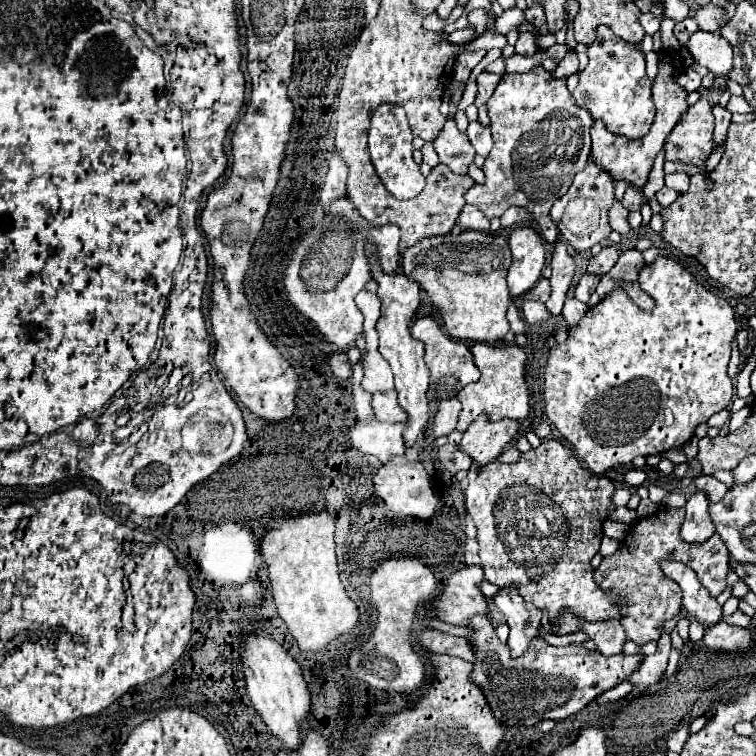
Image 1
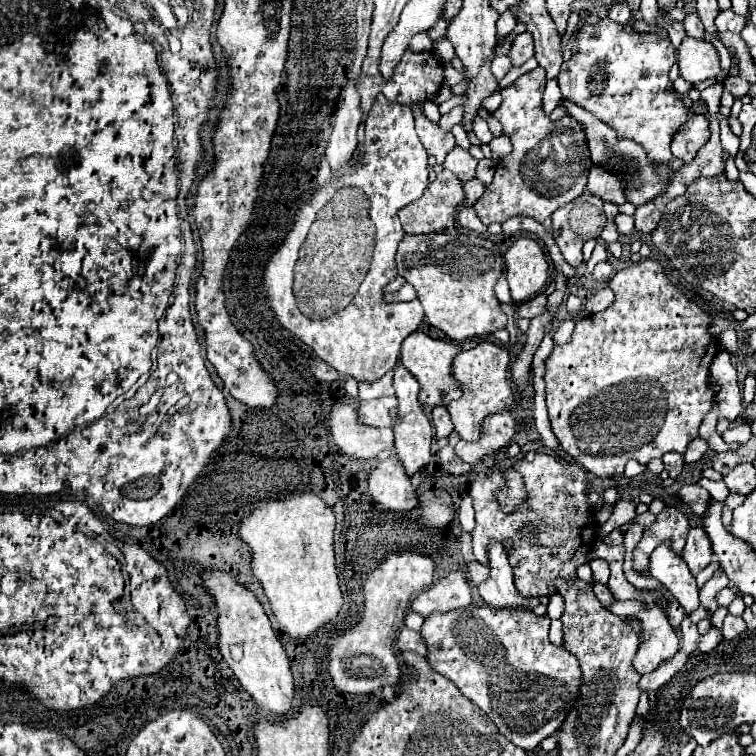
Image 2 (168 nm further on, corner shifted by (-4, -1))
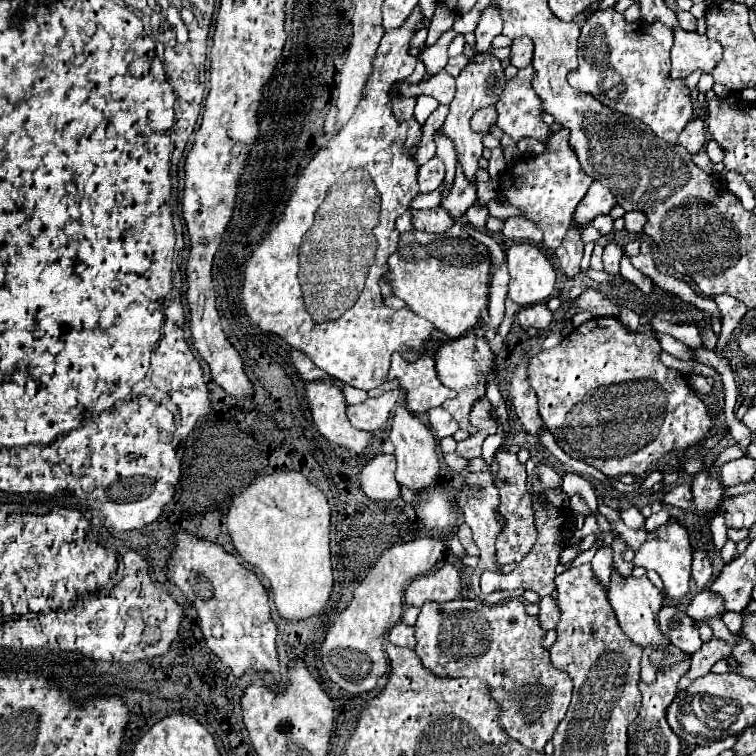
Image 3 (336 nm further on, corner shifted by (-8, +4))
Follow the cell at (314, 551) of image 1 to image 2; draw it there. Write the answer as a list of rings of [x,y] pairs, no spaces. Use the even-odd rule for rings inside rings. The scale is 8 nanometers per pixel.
[[[289,494],[281,500],[271,500],[265,506],[255,508],[239,524],[239,538],[249,548],[251,570],[261,582],[265,596],[269,598],[273,616],[277,618],[283,632],[291,638],[303,638],[313,634],[319,626],[333,620],[343,604],[339,590],[339,578],[335,572],[335,552],[333,552],[333,530],[335,514],[317,494]]]

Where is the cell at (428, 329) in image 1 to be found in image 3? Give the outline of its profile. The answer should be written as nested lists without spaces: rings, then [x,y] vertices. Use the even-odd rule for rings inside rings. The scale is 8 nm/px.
[[[421,351],[417,361],[405,361],[401,353],[393,353],[389,379],[397,377],[401,387],[407,391],[407,409],[411,413],[425,413],[433,407],[443,405],[445,399],[457,397],[447,389],[435,371],[435,357],[427,351]]]

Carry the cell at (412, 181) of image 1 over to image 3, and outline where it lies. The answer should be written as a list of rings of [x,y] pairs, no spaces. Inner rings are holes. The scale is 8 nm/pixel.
[[[417,5],[401,27],[389,29],[383,35],[373,63],[373,75],[365,87],[365,101],[361,101],[347,125],[323,149],[319,149],[311,163],[301,171],[281,221],[269,231],[247,263],[241,293],[247,315],[263,331],[281,335],[289,345],[307,353],[317,367],[327,371],[327,375],[365,391],[385,383],[393,351],[415,361],[425,339],[433,331],[433,325],[415,315],[409,307],[399,311],[387,307],[377,285],[383,273],[387,273],[387,259],[395,253],[399,243],[395,221],[419,193],[419,165],[415,155],[411,155],[411,149],[419,149],[421,125],[415,117],[399,121],[393,115],[389,97],[391,85],[407,79],[415,71],[417,57],[409,53],[409,39],[419,25],[429,25],[429,19]]]

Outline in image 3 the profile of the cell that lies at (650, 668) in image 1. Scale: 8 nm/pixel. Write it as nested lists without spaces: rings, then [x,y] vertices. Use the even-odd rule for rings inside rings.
[[[613,571],[613,577],[611,577],[611,587],[609,587],[609,601],[613,605],[613,611],[617,615],[617,621],[623,629],[623,633],[635,643],[639,645],[641,649],[647,649],[647,647],[657,647],[657,645],[669,645],[669,637],[665,637],[659,629],[659,611],[663,607],[663,599],[661,599],[661,593],[659,589],[643,575],[641,579],[635,579],[635,577],[619,577],[615,571]]]

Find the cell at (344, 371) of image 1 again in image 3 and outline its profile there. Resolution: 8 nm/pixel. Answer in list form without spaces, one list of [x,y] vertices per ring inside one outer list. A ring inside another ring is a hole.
[[[291,351],[291,359],[295,363],[295,369],[299,371],[301,379],[305,381],[317,381],[317,379],[325,379],[327,373],[323,369],[319,369],[303,351]]]

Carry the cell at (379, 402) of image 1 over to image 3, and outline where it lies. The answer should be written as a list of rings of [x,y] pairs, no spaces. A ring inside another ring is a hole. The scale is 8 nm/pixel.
[[[393,389],[383,393],[381,397],[369,397],[367,401],[359,405],[351,405],[347,409],[351,425],[357,429],[367,429],[367,431],[383,427],[391,415],[391,409],[397,403],[397,397],[399,397],[399,391]]]

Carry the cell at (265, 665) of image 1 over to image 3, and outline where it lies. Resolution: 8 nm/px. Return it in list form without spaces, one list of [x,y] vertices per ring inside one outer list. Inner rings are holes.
[[[179,533],[175,551],[169,561],[169,579],[183,591],[183,595],[197,607],[199,627],[207,647],[231,667],[235,677],[247,671],[265,671],[275,681],[281,679],[277,657],[277,627],[269,615],[267,589],[255,573],[245,569],[223,547],[189,533]]]

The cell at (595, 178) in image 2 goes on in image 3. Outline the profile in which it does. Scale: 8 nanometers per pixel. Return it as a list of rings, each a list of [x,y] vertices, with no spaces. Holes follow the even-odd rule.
[[[593,181],[593,185],[587,191],[587,195],[577,205],[577,213],[573,217],[573,223],[585,227],[599,213],[609,213],[615,205],[617,205],[617,199],[611,195],[611,191],[601,187],[599,181]]]

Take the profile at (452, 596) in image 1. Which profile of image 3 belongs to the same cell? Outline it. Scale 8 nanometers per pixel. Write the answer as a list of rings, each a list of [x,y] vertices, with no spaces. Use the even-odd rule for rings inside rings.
[[[443,565],[439,571],[419,577],[405,589],[405,601],[413,607],[423,607],[427,601],[447,603],[461,593],[461,577],[455,565]]]

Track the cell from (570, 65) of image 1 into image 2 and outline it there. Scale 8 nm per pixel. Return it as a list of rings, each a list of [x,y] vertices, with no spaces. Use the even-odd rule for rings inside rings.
[[[549,80],[547,88],[545,88],[545,94],[543,94],[543,110],[547,114],[551,114],[557,106],[559,98],[561,98],[561,92],[559,92],[559,86],[557,86],[557,80]]]

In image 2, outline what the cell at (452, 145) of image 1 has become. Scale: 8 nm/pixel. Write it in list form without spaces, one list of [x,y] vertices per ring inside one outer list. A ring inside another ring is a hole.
[[[455,146],[443,162],[443,168],[451,170],[461,182],[475,178],[475,166],[477,166],[477,160],[467,150],[463,150],[459,146]]]

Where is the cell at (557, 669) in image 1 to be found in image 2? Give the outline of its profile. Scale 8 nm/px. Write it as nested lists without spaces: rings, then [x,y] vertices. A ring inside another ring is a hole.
[[[465,606],[461,610],[453,610],[449,614],[431,614],[429,618],[425,618],[419,634],[421,638],[425,638],[425,646],[427,646],[427,662],[433,670],[437,670],[439,674],[443,674],[445,678],[449,678],[471,702],[475,702],[493,722],[495,726],[499,728],[499,732],[509,740],[513,742],[515,746],[523,748],[523,750],[533,750],[537,748],[545,738],[553,736],[555,730],[561,726],[561,722],[565,720],[567,712],[571,710],[571,706],[575,704],[577,696],[579,696],[579,686],[581,686],[581,668],[579,668],[579,662],[573,654],[565,652],[561,646],[553,646],[549,642],[549,636],[547,636],[547,622],[545,622],[547,614],[543,616],[537,616],[533,610],[513,610],[513,608],[491,608],[491,606]]]

